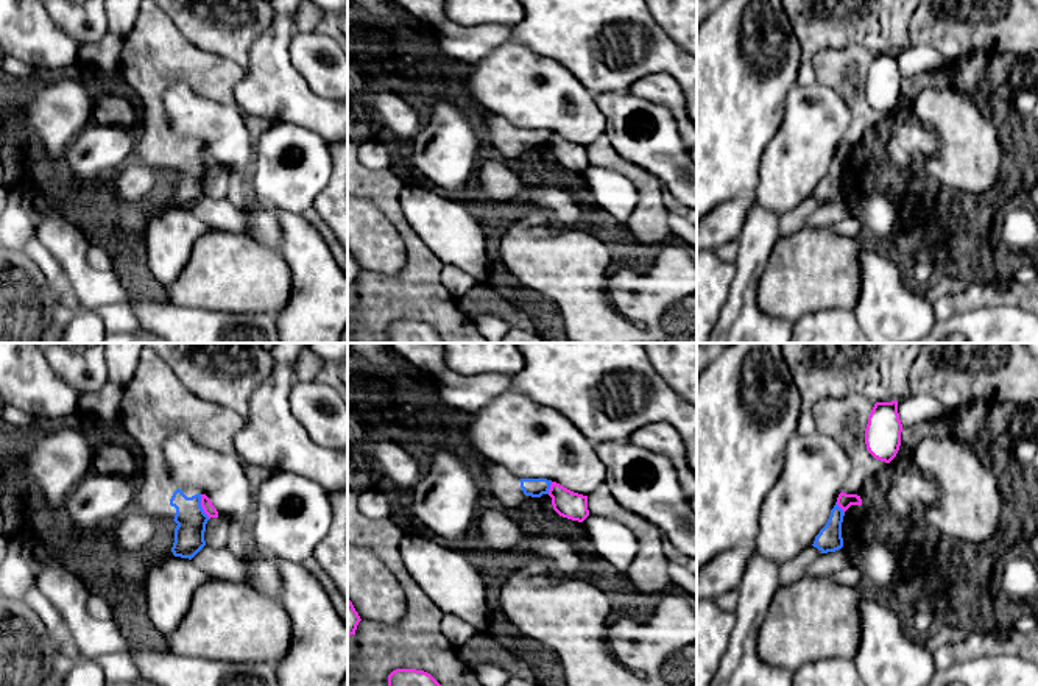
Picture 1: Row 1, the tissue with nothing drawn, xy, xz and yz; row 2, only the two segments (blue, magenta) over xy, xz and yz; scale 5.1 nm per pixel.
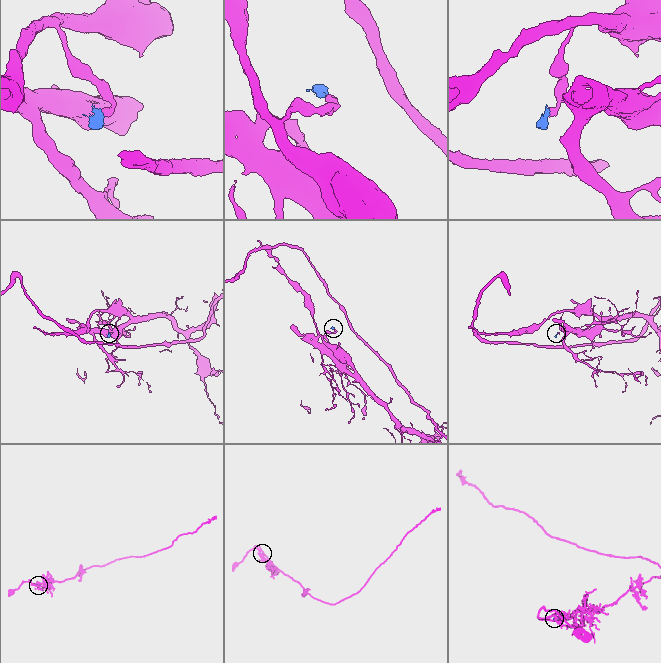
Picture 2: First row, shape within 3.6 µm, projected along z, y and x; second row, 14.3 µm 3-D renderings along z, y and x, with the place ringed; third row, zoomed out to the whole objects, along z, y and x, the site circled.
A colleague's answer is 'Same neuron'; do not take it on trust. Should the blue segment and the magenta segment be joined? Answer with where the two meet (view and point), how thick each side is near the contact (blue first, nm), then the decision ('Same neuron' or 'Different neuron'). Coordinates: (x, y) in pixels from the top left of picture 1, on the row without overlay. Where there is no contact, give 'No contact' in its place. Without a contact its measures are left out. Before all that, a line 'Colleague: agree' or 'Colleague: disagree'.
Colleague: disagree
Touches blue at xy (201, 158). Thickness 160 nm (blue) against 60 nm. Different neuron

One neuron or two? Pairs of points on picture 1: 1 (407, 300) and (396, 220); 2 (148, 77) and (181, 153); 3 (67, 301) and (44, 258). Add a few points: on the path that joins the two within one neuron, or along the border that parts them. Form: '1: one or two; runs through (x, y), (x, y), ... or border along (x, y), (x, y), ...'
1: one; runs through (415, 279), (415, 247), (412, 240)
2: one; runs through (150, 95), (155, 128), (162, 136)
3: one; runs through (61, 290), (52, 268)

